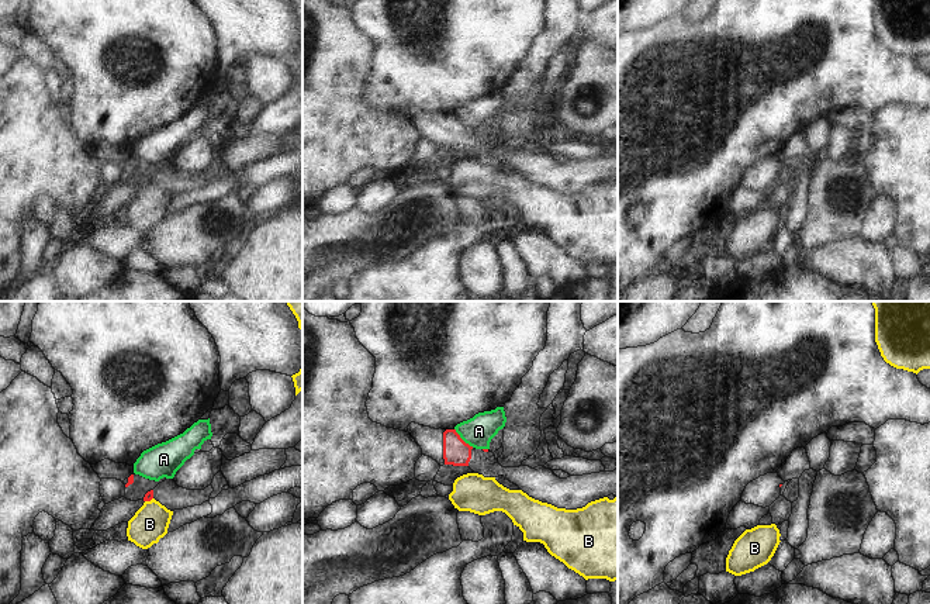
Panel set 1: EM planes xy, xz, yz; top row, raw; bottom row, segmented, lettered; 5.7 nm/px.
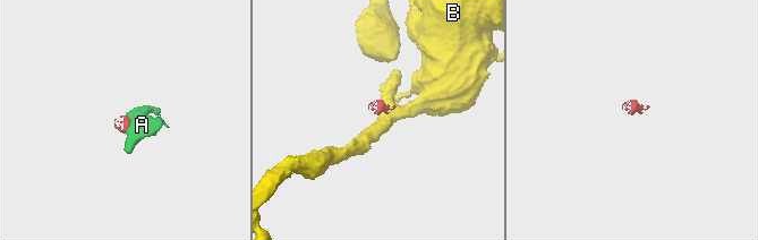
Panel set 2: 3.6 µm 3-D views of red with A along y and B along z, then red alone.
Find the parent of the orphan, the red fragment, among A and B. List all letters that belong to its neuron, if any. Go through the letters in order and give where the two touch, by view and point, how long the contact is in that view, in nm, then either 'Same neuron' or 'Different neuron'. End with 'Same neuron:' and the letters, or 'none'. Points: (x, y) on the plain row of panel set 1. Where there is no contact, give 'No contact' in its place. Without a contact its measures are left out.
A: Touches red at xz (462, 124). Shared border 160 nm. Different neuron
B: Touches red at xy (148, 185). Shared border 50 nm. Different neuron
Same neuron: none.

